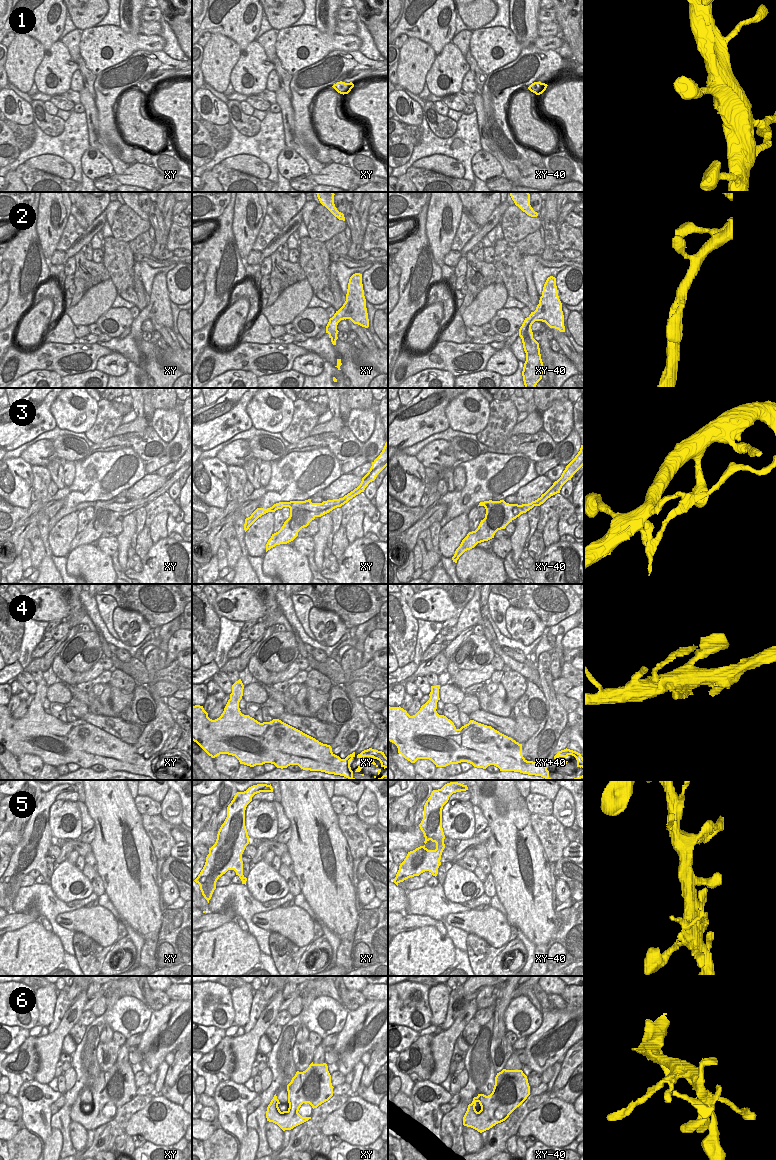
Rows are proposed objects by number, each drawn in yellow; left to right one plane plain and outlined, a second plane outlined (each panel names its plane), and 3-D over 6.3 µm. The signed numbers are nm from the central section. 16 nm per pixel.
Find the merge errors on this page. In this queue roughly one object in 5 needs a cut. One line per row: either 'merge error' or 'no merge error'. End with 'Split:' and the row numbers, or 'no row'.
1: no merge error
2: no merge error
3: merge error
4: no merge error
5: no merge error
6: merge error
Split: 3, 6

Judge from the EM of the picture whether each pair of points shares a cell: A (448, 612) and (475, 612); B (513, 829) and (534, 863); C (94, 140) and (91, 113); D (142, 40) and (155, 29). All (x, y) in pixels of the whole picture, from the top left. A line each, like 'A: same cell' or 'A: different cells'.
A: different cells
B: same cell
C: same cell
D: different cells

